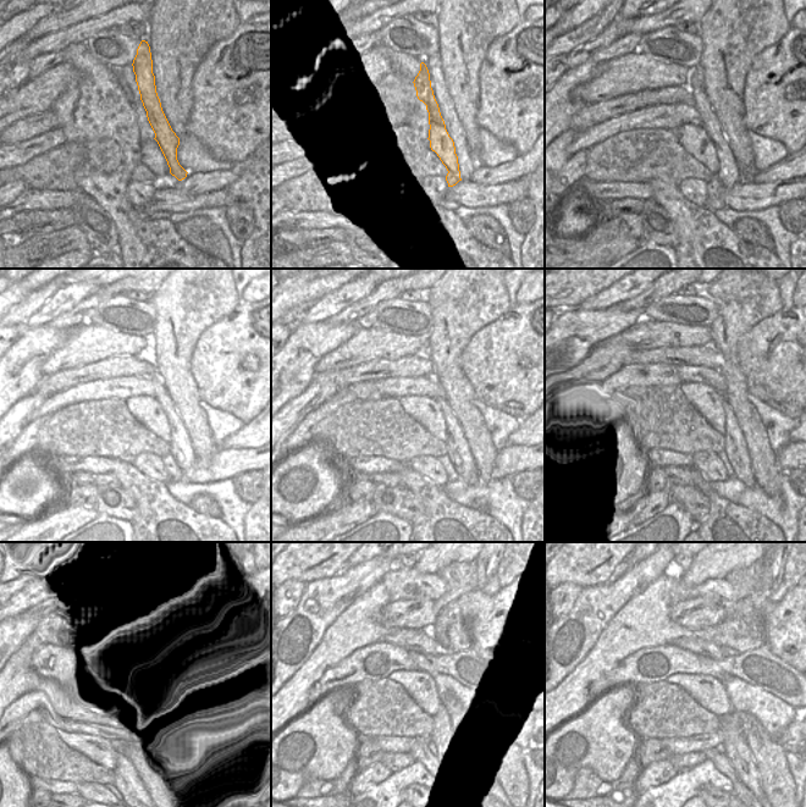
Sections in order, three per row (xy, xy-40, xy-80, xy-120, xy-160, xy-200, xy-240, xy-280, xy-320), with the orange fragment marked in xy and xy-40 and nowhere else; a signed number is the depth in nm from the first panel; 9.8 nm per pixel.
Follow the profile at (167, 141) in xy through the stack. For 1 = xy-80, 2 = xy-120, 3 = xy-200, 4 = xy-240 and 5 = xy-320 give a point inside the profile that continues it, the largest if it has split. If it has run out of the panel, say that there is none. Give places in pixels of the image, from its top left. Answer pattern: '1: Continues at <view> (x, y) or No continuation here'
1: Continues at xy-80 (728, 173)
2: Continues at xy-120 (181, 446)
3: Continues at xy-200 (734, 445)
4: Continues at xy-240 (187, 716)
5: Continues at xy-320 (738, 751)

